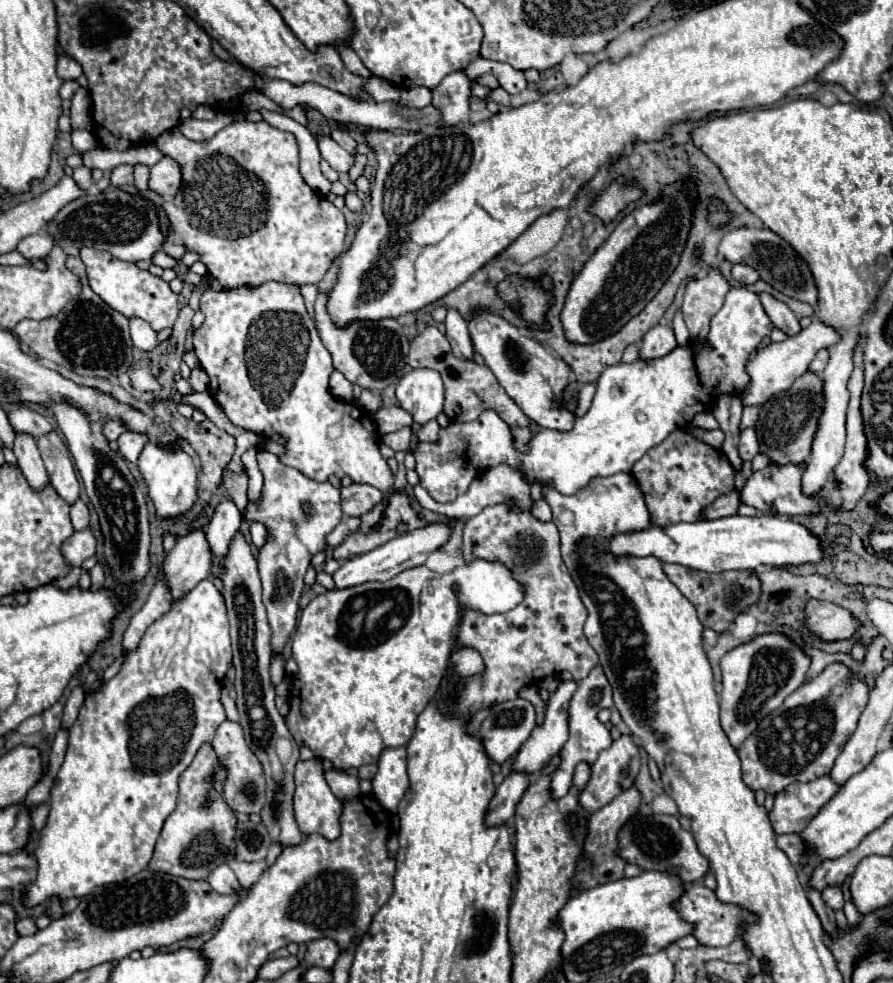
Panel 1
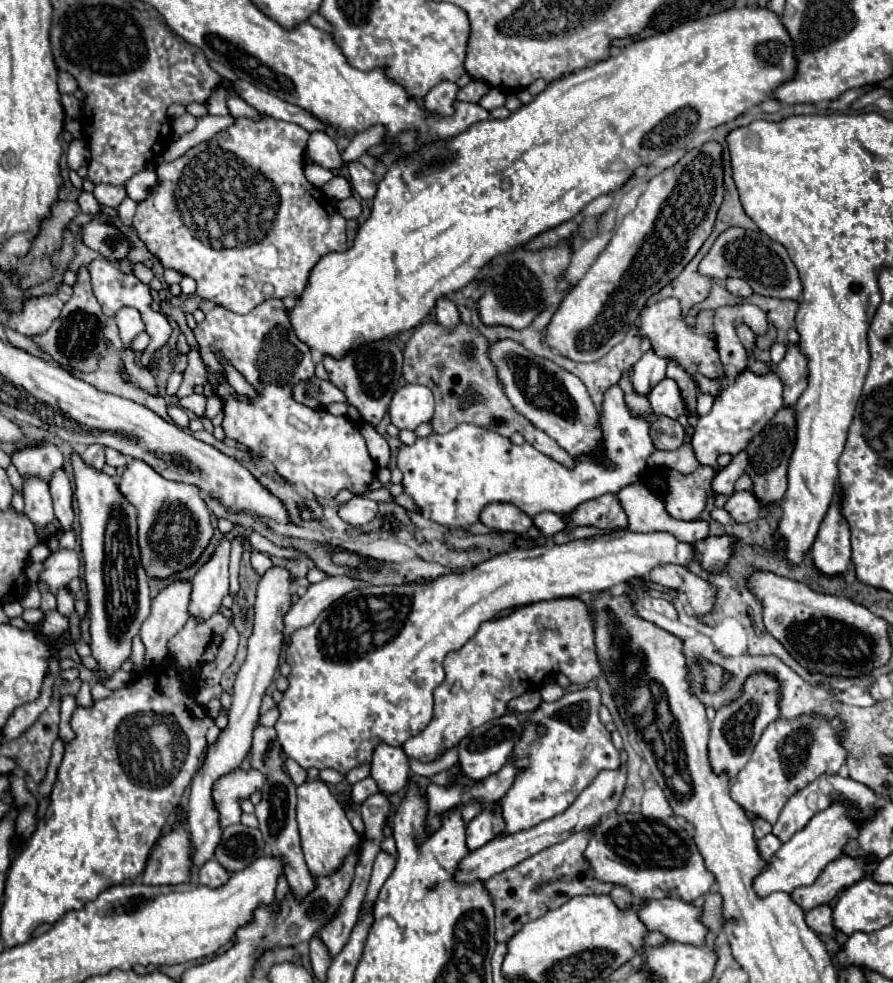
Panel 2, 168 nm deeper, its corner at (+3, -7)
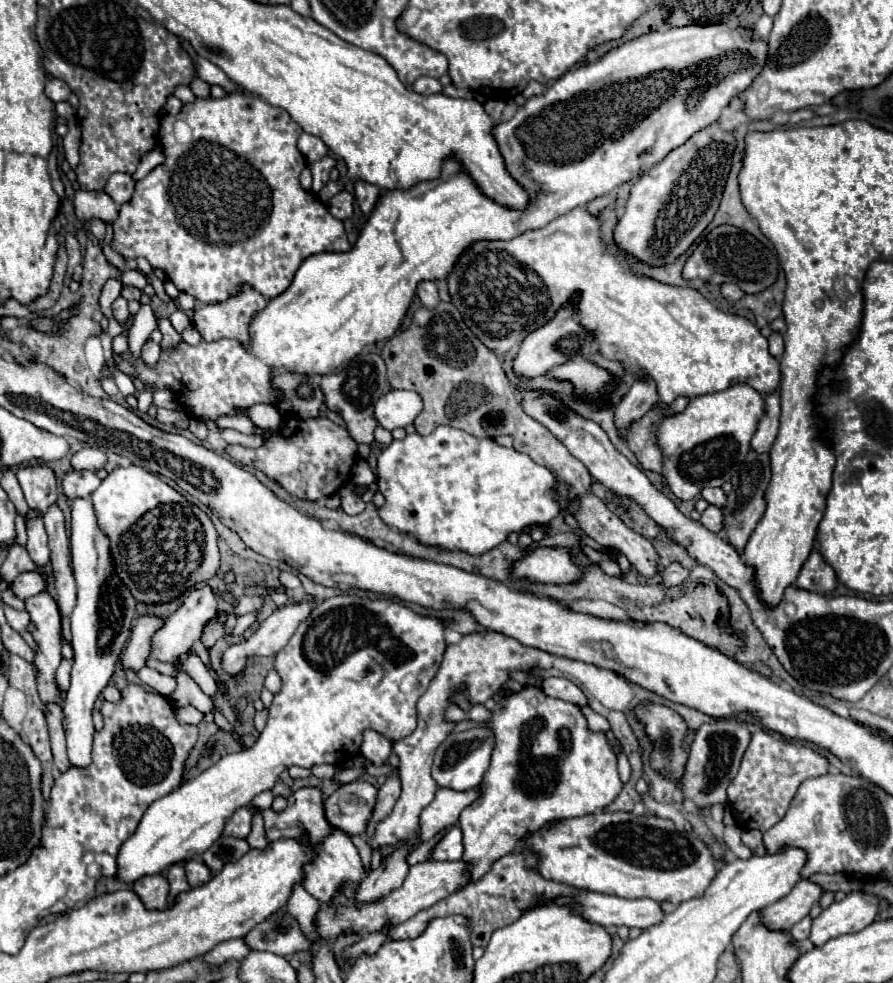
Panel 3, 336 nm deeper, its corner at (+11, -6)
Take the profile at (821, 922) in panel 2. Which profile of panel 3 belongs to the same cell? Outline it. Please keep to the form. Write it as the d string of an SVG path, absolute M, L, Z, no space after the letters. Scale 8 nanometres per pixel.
M810 916L802 918L798 924L794 924L794 926L790 928L790 938L792 938L794 942L806 940L806 938L808 938L808 932L810 932L810 924L812 924L812 918L810 918Z

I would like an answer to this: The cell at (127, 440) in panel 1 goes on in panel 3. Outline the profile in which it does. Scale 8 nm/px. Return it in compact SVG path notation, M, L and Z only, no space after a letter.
M84 446L80 452L76 452L70 460L70 466L72 470L80 472L80 470L100 470L106 466L106 452L100 450L98 446Z

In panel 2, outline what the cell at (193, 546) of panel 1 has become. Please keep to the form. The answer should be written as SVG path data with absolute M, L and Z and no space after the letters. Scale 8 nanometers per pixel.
M176 579L152 599L152 613L142 623L140 637L146 647L146 665L166 659L166 643L184 627L188 619L192 583Z

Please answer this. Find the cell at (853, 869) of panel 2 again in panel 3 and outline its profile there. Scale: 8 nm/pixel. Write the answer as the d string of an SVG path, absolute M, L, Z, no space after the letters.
M800 880L788 896L784 896L776 904L770 904L768 908L760 910L760 922L768 930L788 932L788 928L792 928L792 924L796 924L804 916L808 916L812 904L816 904L820 900L820 896L822 896L822 888L818 884Z

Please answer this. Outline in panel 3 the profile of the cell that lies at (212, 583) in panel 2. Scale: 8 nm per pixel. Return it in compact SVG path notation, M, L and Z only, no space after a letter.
M202 584L200 588L190 590L184 598L180 608L162 624L162 628L158 628L150 640L152 648L150 648L150 656L160 660L160 662L174 662L180 654L188 652L188 648L200 640L202 636L202 628L204 622L208 622L214 614L216 614L216 604L218 604L218 596L214 594L214 590L206 584Z

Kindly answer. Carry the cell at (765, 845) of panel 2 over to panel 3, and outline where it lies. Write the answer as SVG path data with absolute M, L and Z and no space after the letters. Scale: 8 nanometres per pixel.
M726 826L726 830L724 830L724 844L726 844L726 848L728 848L736 858L750 858L750 856L752 856L752 852L742 844L736 826Z

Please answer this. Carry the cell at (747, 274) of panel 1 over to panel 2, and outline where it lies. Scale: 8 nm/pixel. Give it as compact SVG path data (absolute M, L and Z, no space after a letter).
M728 279L728 281L726 281L726 289L728 289L732 295L738 295L738 297L750 297L750 295L754 293L744 279Z

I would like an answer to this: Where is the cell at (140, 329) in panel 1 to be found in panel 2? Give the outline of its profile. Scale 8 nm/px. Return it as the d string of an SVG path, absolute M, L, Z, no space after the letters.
M120 309L120 313L116 313L116 325L118 325L124 347L130 347L136 335L144 331L142 317L136 309Z

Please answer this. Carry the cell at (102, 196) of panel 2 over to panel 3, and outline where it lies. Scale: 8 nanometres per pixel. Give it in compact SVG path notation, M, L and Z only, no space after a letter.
M78 190L74 196L74 212L86 226L92 220L102 220L112 224L118 218L118 204L106 192L86 192Z

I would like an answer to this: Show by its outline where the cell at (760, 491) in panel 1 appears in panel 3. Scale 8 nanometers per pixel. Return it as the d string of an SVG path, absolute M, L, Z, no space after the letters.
M708 506L708 508L702 512L700 524L706 526L710 532L720 534L720 530L722 530L722 508L712 508L712 506Z

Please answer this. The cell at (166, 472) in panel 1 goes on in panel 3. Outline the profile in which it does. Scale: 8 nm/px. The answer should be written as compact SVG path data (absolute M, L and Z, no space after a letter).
M128 466L128 468L116 468L112 470L100 484L98 490L92 492L92 506L94 506L94 514L96 514L96 520L98 520L98 528L108 536L110 540L110 554L114 558L114 570L116 570L116 576L122 580L122 584L132 592L132 596L136 598L136 602L142 602L142 604L164 604L164 602L172 602L176 598L180 598L184 592L200 586L202 582L208 582L210 578L214 578L218 574L218 568L220 568L220 552L218 552L218 534L216 534L216 528L212 524L212 520L198 508L194 506L192 502L188 502L182 494L178 494L174 488L170 488L166 482L162 482L158 476L150 474L146 468L140 468L140 466Z

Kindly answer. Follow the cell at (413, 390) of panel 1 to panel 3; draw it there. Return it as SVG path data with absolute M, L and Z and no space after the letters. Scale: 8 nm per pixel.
M390 390L376 402L374 416L382 428L394 430L412 424L414 418L420 414L420 408L422 398L416 392Z

